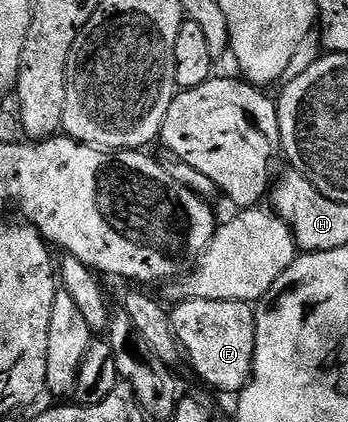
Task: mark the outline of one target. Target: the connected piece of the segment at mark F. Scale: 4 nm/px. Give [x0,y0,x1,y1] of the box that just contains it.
[169,298,255,395]

